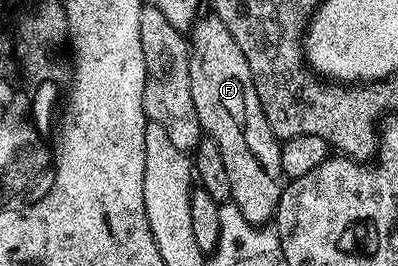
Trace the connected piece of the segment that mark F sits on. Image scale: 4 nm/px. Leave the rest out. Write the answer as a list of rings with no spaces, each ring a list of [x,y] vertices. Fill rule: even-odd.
[[[214,18],[208,20],[201,28],[194,29],[195,38],[191,43],[189,86],[193,90],[193,106],[197,106],[197,118],[204,133],[216,143],[220,152],[229,180],[230,203],[236,204],[247,225],[263,224],[266,220],[268,223],[279,210],[279,199],[285,187],[279,170],[281,144],[275,139],[273,130],[269,130],[269,122],[261,110],[261,102],[253,86],[253,74],[249,74],[249,62],[245,62],[241,46],[237,46],[237,42],[233,42],[233,34],[225,30],[225,22]]]

